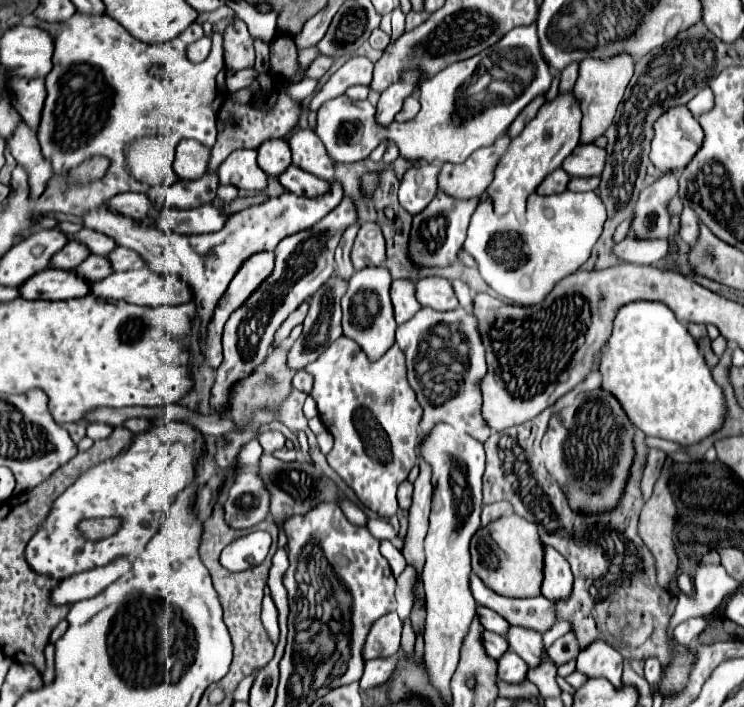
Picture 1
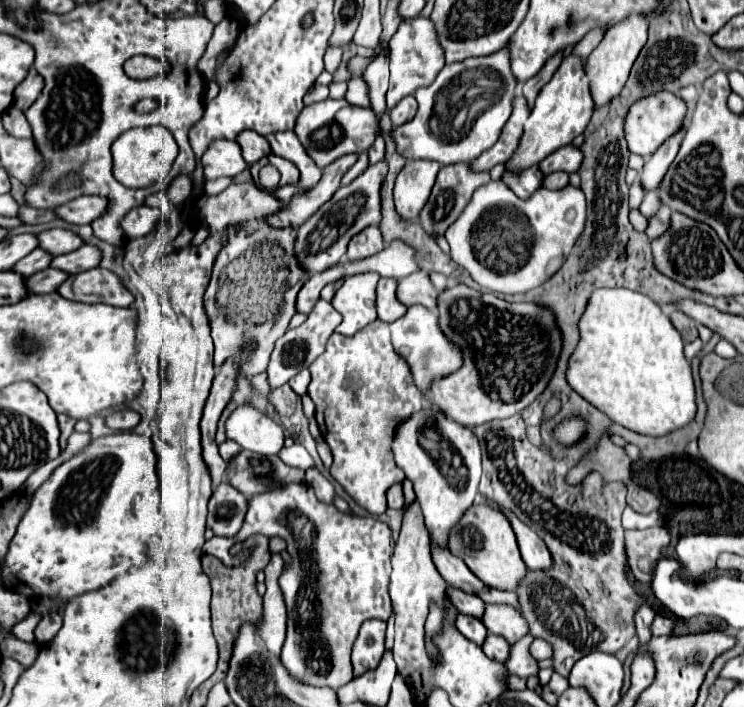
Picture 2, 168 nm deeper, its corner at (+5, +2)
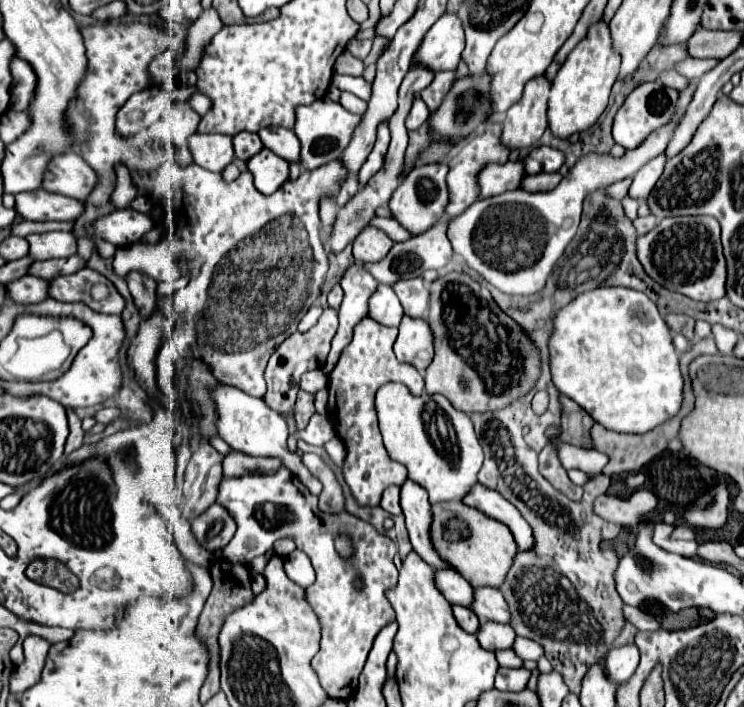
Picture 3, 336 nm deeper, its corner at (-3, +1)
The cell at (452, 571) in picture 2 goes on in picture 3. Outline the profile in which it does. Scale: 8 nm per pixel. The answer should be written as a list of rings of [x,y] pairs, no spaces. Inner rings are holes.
[[[410,479],[400,489],[402,489],[400,505],[402,505],[402,513],[406,517],[406,527],[408,527],[414,551],[426,563],[430,563],[434,569],[452,569],[452,565],[448,565],[448,561],[442,561],[442,557],[438,557],[438,551],[434,551],[432,541],[430,541],[432,513],[430,513],[428,493]]]

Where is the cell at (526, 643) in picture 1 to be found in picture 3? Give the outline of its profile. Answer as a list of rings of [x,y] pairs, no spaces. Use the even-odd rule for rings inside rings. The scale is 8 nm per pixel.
[[[476,587],[474,589],[474,603],[470,607],[480,621],[494,621],[494,623],[508,623],[510,625],[510,609],[506,599],[498,589],[492,587]]]

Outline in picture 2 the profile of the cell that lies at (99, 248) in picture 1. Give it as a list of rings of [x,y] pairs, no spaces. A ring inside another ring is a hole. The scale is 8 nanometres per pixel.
[[[50,228],[40,232],[38,236],[38,248],[46,250],[52,256],[60,256],[66,252],[72,252],[74,248],[80,248],[84,242],[78,234],[64,230],[64,228]]]

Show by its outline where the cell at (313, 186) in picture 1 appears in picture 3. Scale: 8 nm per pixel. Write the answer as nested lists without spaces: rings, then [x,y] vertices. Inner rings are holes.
[[[262,149],[260,153],[256,153],[246,165],[254,175],[254,185],[264,195],[270,195],[278,187],[282,187],[282,183],[290,177],[288,161],[278,157],[270,149]]]

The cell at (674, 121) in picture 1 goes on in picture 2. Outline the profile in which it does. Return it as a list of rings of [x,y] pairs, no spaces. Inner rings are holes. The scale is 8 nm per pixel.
[[[666,90],[652,92],[652,94],[636,100],[628,108],[628,114],[626,114],[626,120],[624,120],[624,138],[626,138],[628,150],[632,154],[640,154],[640,156],[648,158],[650,154],[654,154],[660,148],[660,144],[666,138],[670,138],[682,126],[684,114],[686,114],[684,100],[676,94],[672,94],[672,92],[666,92]]]

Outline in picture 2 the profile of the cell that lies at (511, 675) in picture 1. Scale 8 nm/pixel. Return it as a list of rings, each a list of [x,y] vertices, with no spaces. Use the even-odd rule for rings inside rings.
[[[488,634],[484,644],[482,644],[482,650],[488,658],[494,658],[498,662],[504,662],[506,656],[508,656],[508,650],[510,650],[510,644],[506,642],[506,638],[502,636],[494,636],[494,634]]]

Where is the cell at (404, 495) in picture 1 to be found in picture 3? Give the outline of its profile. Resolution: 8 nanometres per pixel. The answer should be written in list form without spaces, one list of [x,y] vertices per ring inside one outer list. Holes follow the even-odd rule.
[[[390,487],[390,489],[386,489],[384,495],[382,495],[380,507],[382,507],[384,511],[388,511],[390,515],[400,515],[400,513],[402,513],[402,511],[400,511],[400,487]]]

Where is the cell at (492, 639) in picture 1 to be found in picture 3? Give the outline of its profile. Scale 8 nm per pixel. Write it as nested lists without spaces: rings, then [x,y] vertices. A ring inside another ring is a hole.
[[[454,605],[452,611],[454,611],[454,617],[456,617],[458,625],[460,625],[466,633],[472,633],[472,635],[478,633],[478,625],[480,625],[480,621],[478,621],[478,617],[476,617],[476,613],[474,613],[472,609]]]

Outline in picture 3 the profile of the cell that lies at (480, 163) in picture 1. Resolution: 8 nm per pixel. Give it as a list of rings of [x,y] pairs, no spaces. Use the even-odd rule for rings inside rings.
[[[540,75],[526,83],[522,99],[506,111],[502,123],[502,145],[510,151],[528,149],[534,145],[548,127],[546,103],[548,103],[550,81]]]

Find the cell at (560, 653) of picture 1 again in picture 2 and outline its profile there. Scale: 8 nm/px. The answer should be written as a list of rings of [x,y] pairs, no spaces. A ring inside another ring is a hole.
[[[536,638],[536,640],[530,644],[530,654],[532,654],[536,660],[550,658],[550,644],[546,644],[546,640]]]

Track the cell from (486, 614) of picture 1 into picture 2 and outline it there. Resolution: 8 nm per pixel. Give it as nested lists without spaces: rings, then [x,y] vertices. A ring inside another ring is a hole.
[[[448,586],[446,588],[446,594],[452,602],[452,606],[462,612],[462,614],[468,614],[468,616],[474,616],[474,618],[482,618],[482,608],[484,608],[484,602],[474,596],[474,594],[466,594],[454,586]]]

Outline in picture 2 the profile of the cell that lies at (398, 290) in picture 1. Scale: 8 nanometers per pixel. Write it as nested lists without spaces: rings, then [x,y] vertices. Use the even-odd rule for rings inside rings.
[[[378,280],[378,286],[376,286],[376,312],[378,312],[378,318],[382,322],[394,322],[398,320],[400,316],[404,316],[406,312],[406,306],[404,304],[398,304],[398,298],[394,296],[396,292],[396,280]]]

